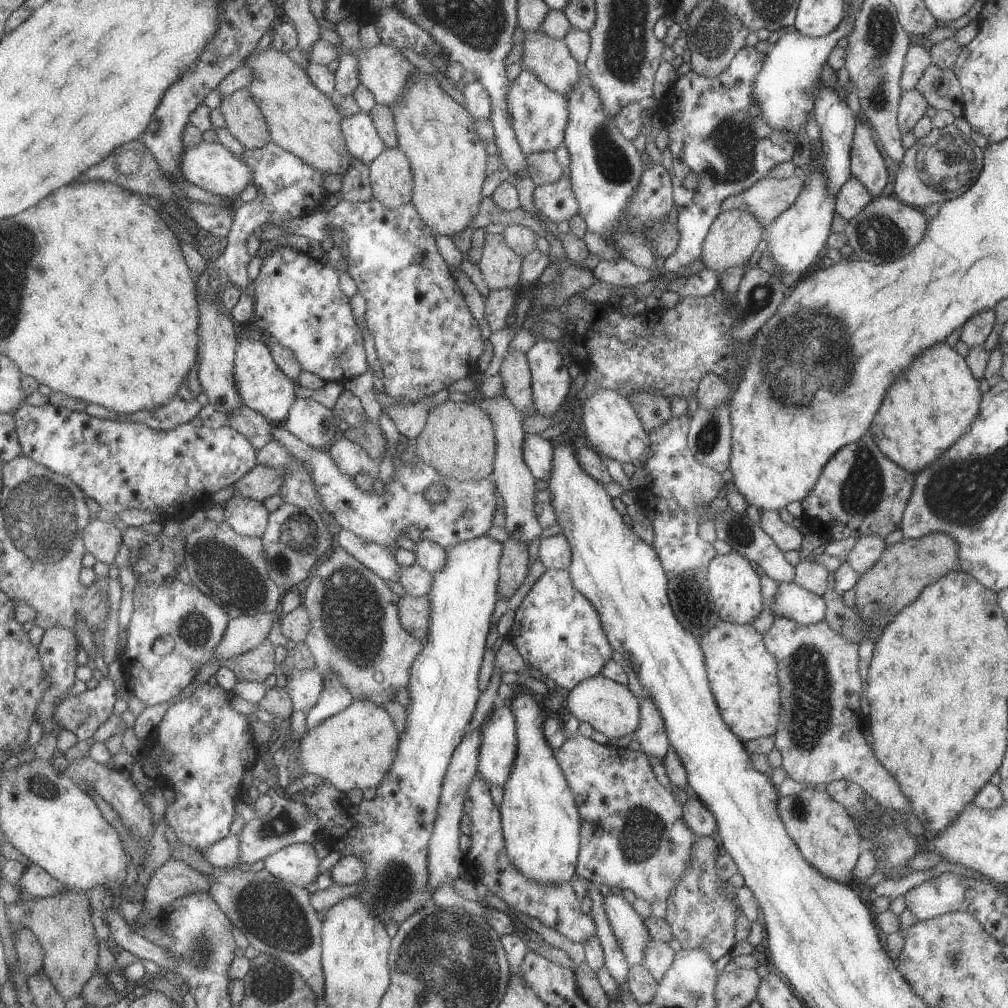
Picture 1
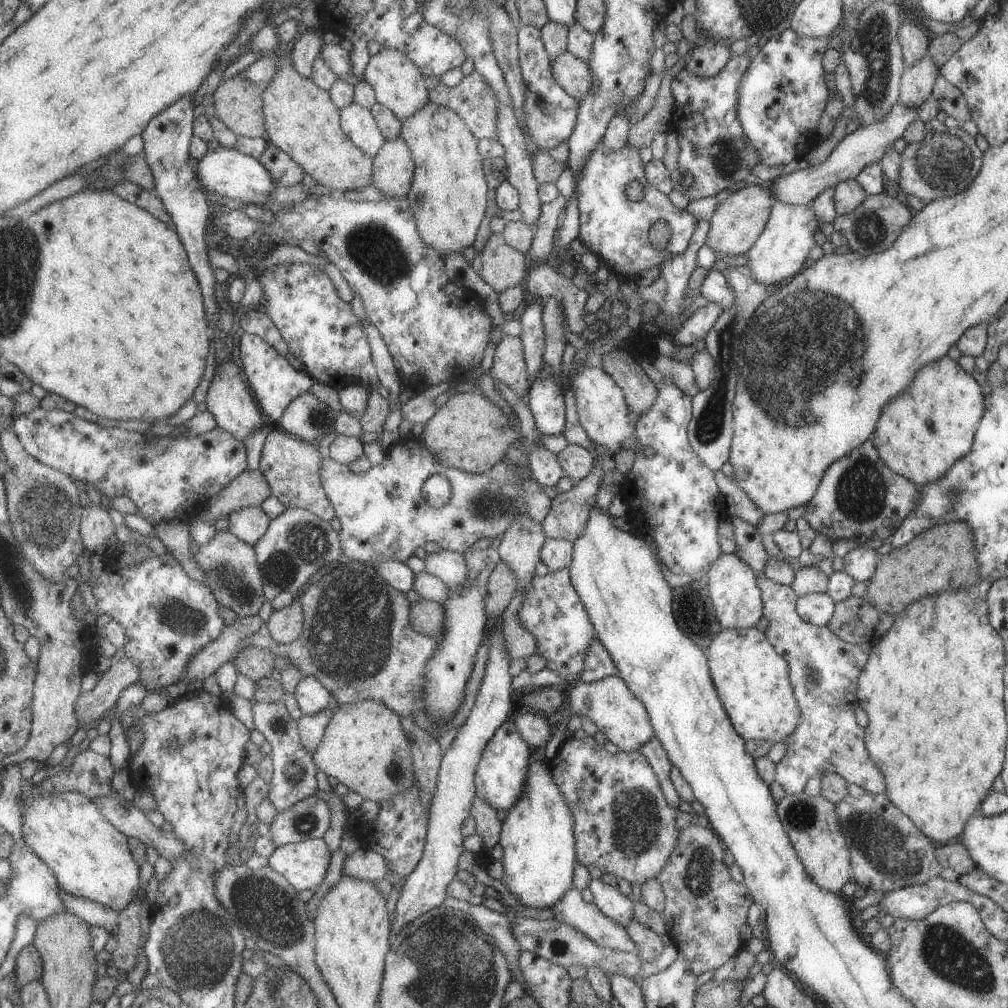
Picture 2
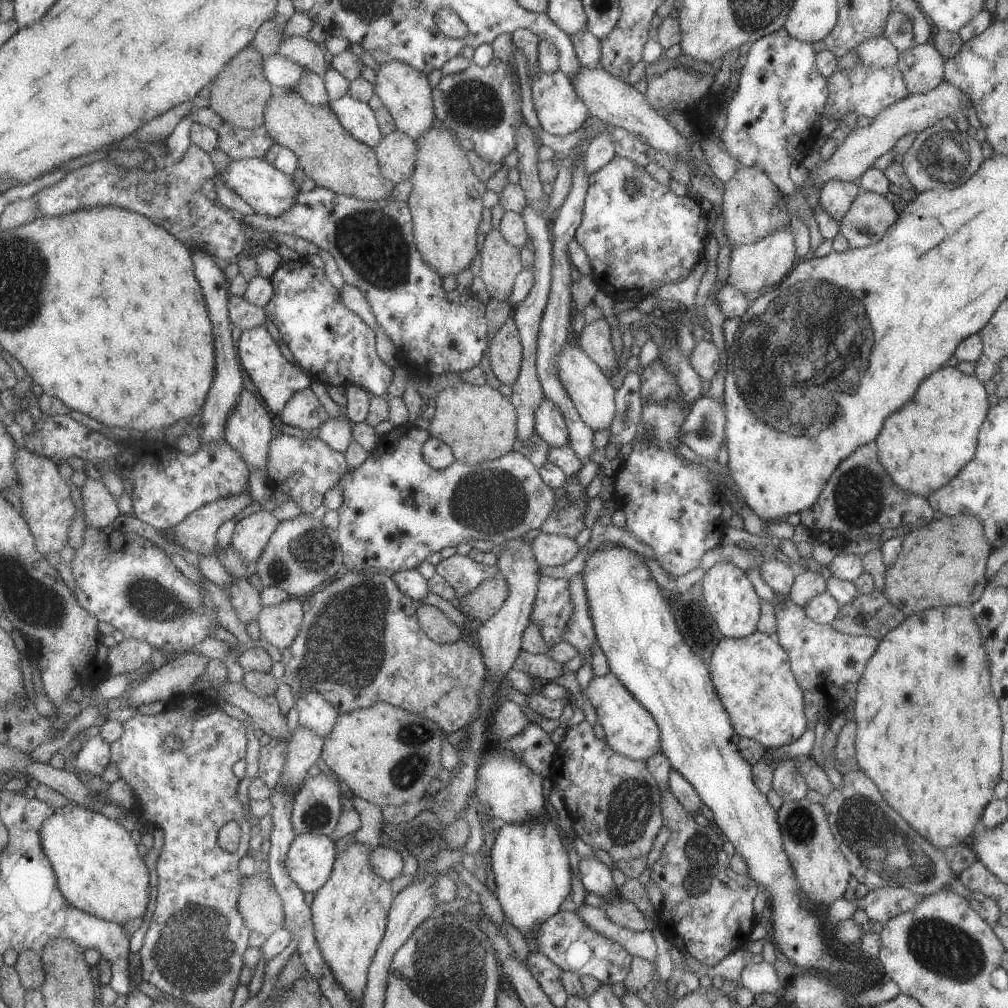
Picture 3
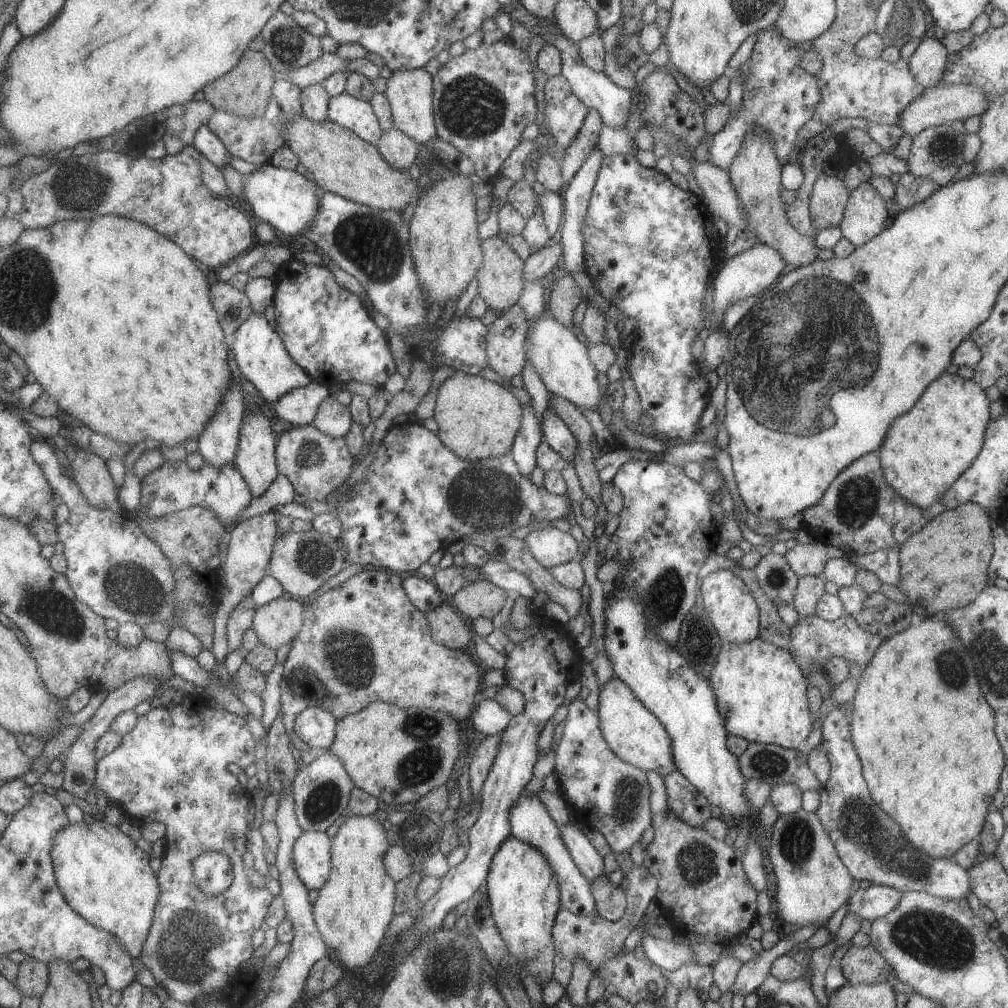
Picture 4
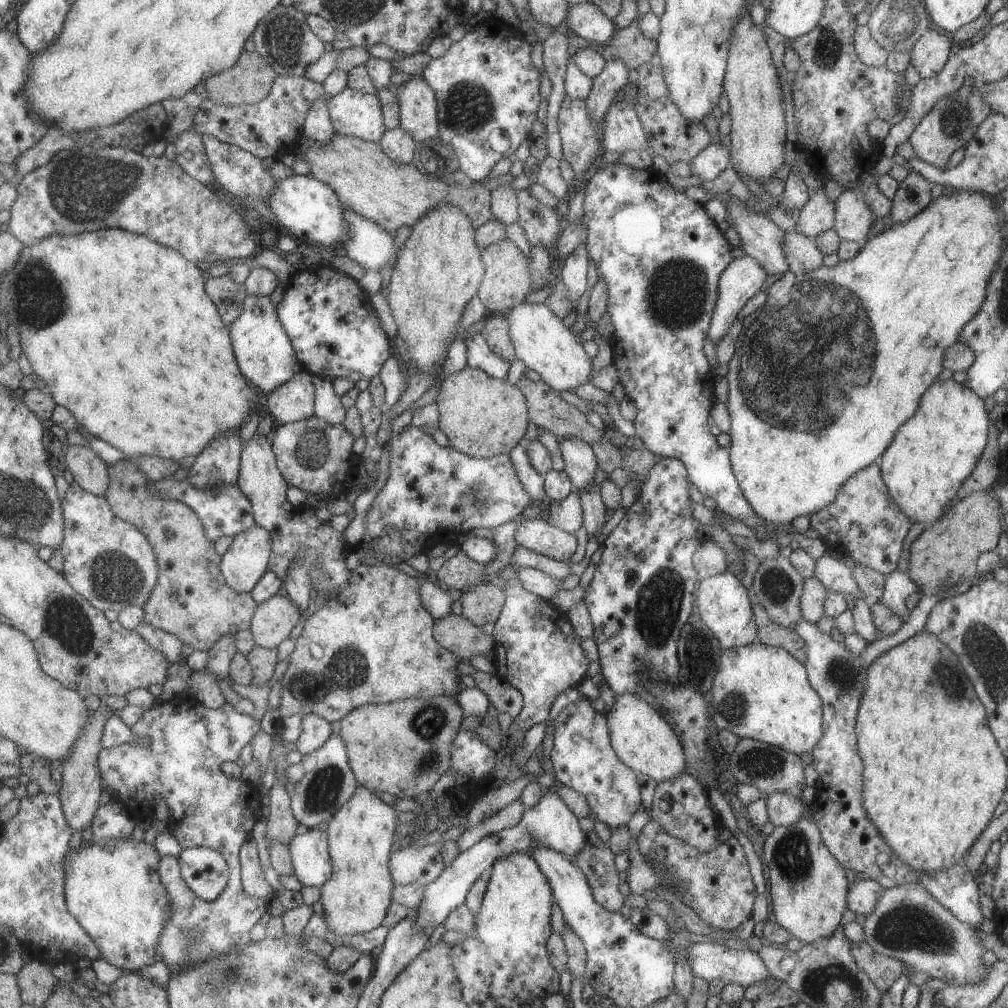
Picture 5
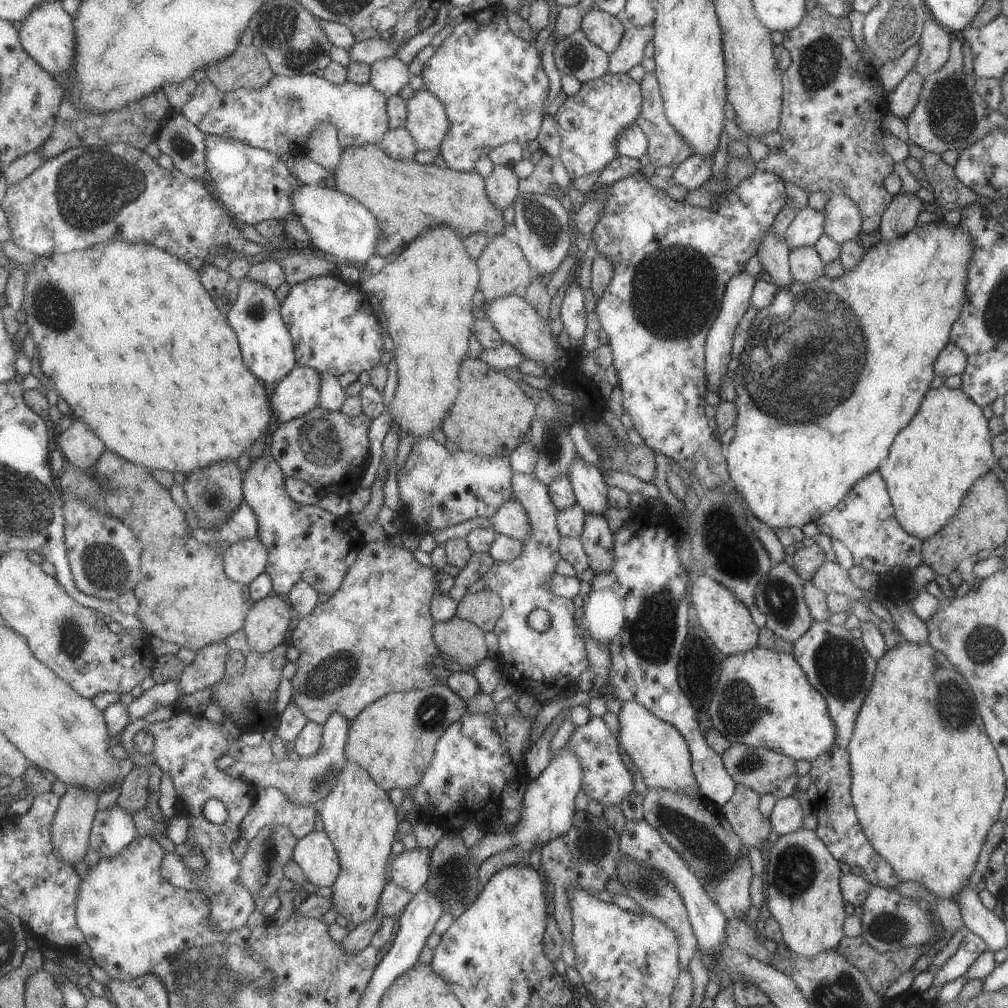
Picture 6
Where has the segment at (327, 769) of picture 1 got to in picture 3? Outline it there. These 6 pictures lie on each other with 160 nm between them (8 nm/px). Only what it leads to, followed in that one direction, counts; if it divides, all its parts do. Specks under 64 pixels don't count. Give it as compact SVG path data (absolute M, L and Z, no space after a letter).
M378 701L368 708L361 708L338 714L333 729L322 738L321 760L329 770L342 781L344 788L350 790L355 797L379 807L401 806L424 797L429 784L436 779L441 768L441 742L445 732L431 720L395 708L391 704Z

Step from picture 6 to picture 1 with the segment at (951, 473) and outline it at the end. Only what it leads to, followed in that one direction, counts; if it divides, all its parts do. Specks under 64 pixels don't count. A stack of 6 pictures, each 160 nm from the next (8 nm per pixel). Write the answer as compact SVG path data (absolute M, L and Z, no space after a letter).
M944 341L924 348L884 392L867 432L892 462L917 474L946 451L977 416L981 393L965 359Z

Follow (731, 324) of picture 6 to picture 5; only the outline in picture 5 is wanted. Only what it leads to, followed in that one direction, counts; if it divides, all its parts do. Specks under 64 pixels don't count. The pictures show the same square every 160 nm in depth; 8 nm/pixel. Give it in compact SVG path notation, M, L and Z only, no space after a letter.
M743 255L740 258L733 259L721 272L718 278L717 298L713 305L710 325L706 334L712 343L720 339L726 330L729 330L731 323L738 318L738 312L744 305L744 302L761 288L766 288L770 281L769 275L765 269L749 255Z

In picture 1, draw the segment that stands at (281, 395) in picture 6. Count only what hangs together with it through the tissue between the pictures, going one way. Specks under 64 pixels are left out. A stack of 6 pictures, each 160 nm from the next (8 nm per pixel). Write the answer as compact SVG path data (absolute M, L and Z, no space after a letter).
M295 399L288 410L283 426L296 436L305 445L316 449L325 449L335 438L335 429L338 428L339 419L332 409L327 409L312 399Z

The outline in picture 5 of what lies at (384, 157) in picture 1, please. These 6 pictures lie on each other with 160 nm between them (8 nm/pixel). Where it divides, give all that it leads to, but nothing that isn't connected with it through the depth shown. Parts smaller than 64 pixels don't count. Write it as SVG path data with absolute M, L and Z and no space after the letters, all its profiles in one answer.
M401 127L386 129L381 135L378 145L391 162L395 164L411 163L415 154L415 141Z

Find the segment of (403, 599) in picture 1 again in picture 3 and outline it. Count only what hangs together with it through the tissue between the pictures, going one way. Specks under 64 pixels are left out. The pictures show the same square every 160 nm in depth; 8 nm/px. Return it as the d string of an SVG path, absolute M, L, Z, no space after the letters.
M417 604L417 621L429 640L437 644L451 644L460 639L461 626L455 625L435 606Z

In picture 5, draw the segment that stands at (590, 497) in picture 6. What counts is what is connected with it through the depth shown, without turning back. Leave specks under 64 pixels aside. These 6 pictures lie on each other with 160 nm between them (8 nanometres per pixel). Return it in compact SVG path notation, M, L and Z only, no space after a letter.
M563 437L556 441L564 462L562 470L575 485L577 492L593 483L593 473L597 464L591 447L584 440L575 437Z

